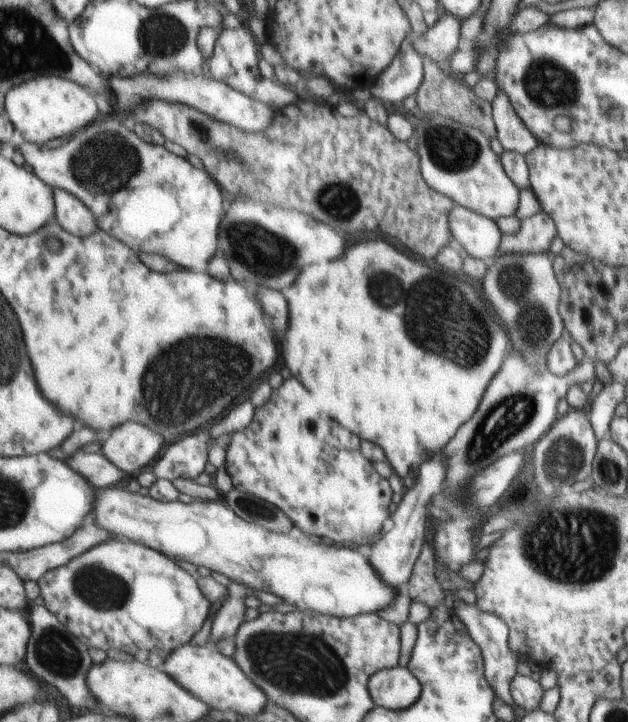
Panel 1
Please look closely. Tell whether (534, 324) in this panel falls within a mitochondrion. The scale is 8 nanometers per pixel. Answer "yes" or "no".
yes

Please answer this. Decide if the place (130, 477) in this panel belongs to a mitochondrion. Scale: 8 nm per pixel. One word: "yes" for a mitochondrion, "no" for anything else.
no

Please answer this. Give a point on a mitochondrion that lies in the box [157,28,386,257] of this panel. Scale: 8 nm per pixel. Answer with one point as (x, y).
(198, 130)

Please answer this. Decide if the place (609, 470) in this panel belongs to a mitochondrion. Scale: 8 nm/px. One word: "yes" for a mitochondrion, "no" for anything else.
yes

